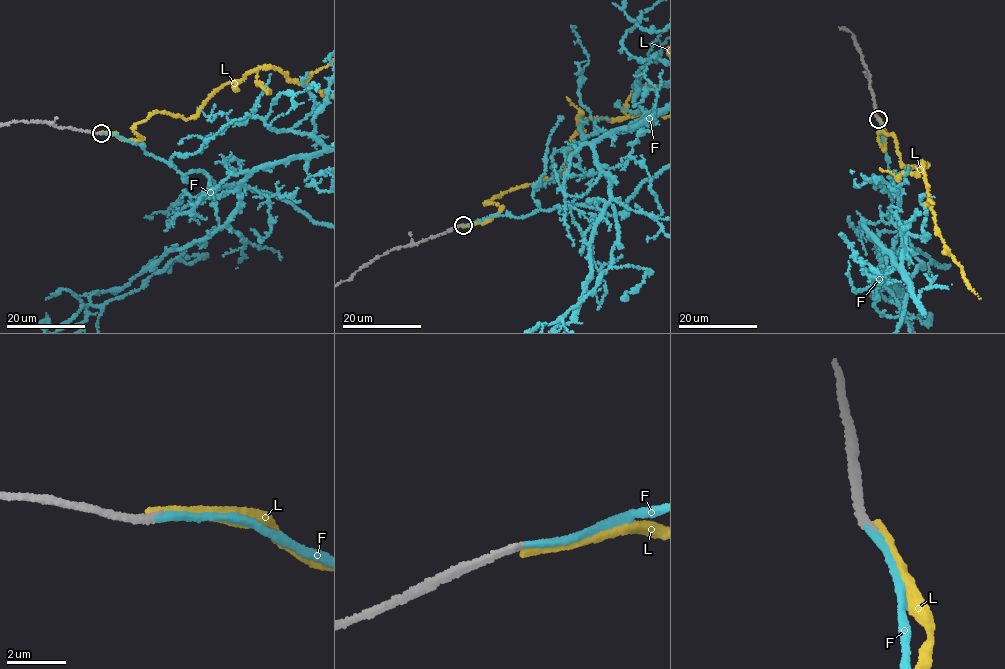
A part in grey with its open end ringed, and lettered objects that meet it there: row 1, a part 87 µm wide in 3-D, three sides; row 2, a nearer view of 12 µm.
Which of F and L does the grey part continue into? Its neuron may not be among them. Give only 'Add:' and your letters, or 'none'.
Add: F

